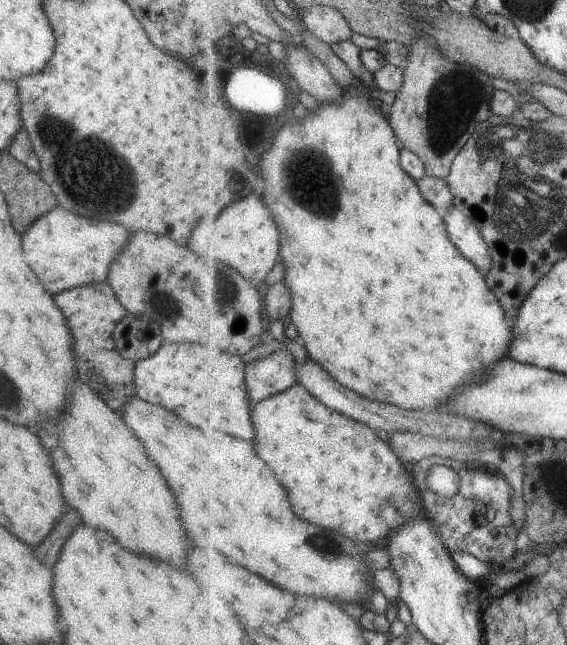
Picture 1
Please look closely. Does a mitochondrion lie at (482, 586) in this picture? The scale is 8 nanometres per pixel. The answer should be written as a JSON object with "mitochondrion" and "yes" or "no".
{"mitochondrion":"no"}

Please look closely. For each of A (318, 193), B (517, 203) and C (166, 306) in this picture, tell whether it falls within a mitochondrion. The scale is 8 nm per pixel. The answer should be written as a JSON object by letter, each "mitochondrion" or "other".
{"A":"mitochondrion","B":"mitochondrion","C":"mitochondrion"}

